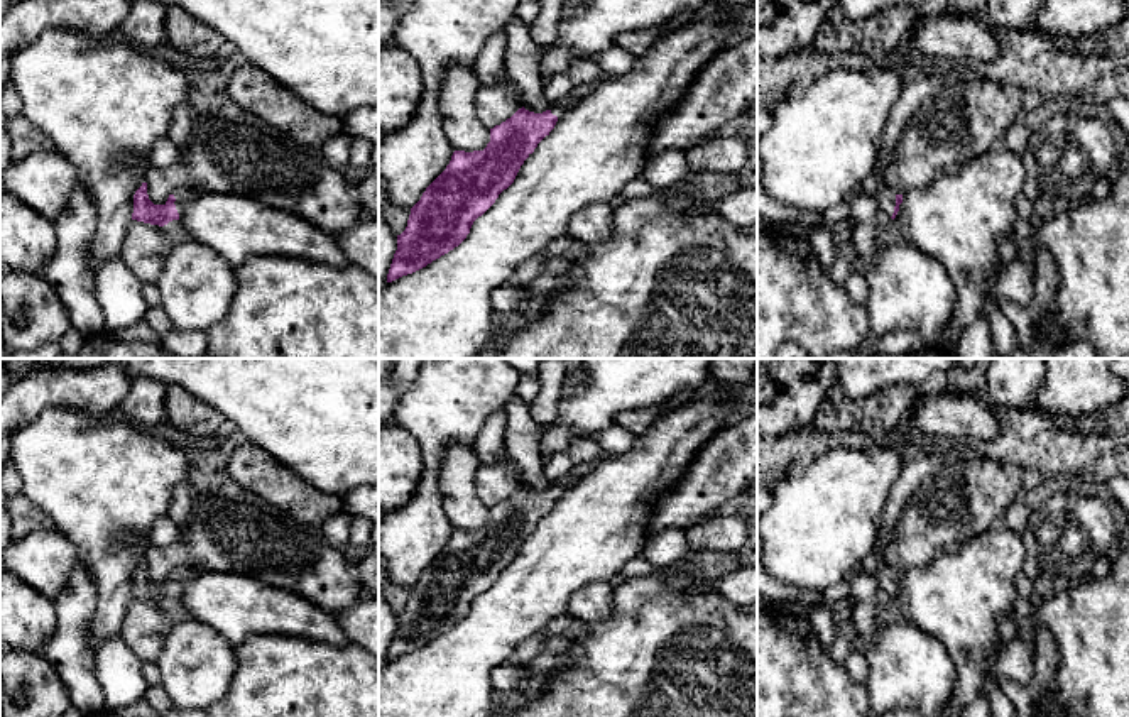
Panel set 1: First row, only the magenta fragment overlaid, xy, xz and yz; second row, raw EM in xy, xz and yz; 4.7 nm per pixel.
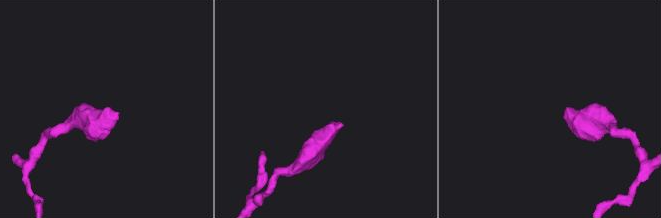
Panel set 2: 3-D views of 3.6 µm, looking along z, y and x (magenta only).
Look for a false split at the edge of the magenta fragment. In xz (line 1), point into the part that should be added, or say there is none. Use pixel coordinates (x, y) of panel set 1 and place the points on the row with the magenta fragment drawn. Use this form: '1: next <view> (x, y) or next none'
1: next xz (560, 107)

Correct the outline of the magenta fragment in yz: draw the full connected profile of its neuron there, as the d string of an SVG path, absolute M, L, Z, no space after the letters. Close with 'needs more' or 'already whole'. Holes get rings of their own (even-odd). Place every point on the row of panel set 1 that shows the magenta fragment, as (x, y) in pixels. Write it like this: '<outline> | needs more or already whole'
M884 183L870 184L865 191L874 194L881 213L891 216L892 220L896 218L899 205L903 203L903 194L896 194L894 189Z | needs more

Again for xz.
M561 98L543 113L519 108L490 129L483 151L455 151L446 169L411 208L406 230L397 235L387 282L412 274L458 247L473 222L507 189L524 161L549 135L575 101Z | needs more

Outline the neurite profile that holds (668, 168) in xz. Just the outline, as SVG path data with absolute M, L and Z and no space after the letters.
M674 149L657 154L649 159L641 178L657 191L678 184L690 172L686 152Z

